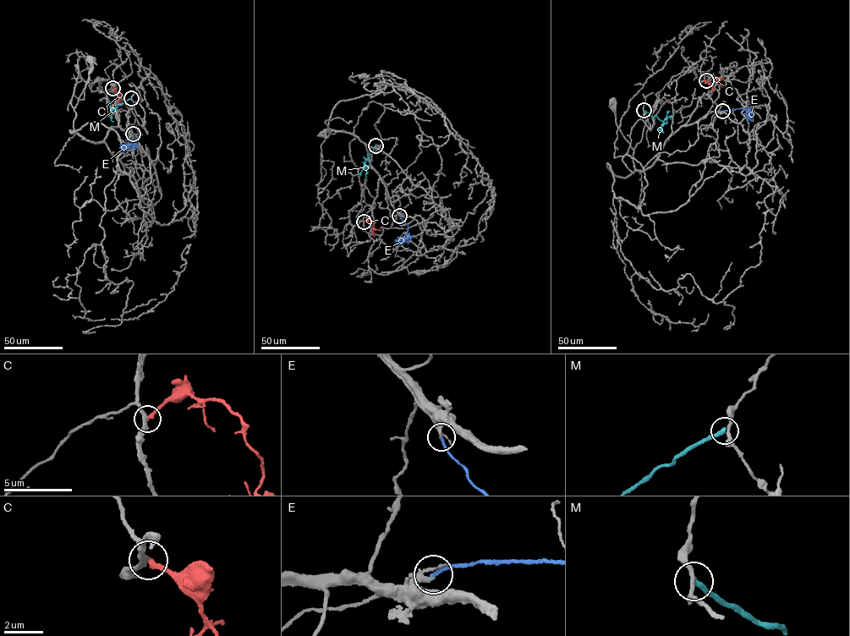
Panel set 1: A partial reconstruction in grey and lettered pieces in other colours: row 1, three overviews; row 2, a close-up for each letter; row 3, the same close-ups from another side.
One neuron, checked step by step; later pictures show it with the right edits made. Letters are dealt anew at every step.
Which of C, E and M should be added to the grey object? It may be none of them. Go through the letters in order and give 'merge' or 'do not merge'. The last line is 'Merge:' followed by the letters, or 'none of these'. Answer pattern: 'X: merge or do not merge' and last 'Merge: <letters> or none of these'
C: do not merge
E: merge
M: do not merge
Merge: E

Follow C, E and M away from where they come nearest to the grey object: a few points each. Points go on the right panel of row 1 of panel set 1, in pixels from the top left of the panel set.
C: (706, 80), (710, 84), (716, 80), (722, 87)
E: (722, 112), (745, 108), (748, 116)
M: (644, 110), (663, 122), (666, 120), (661, 127), (663, 132)

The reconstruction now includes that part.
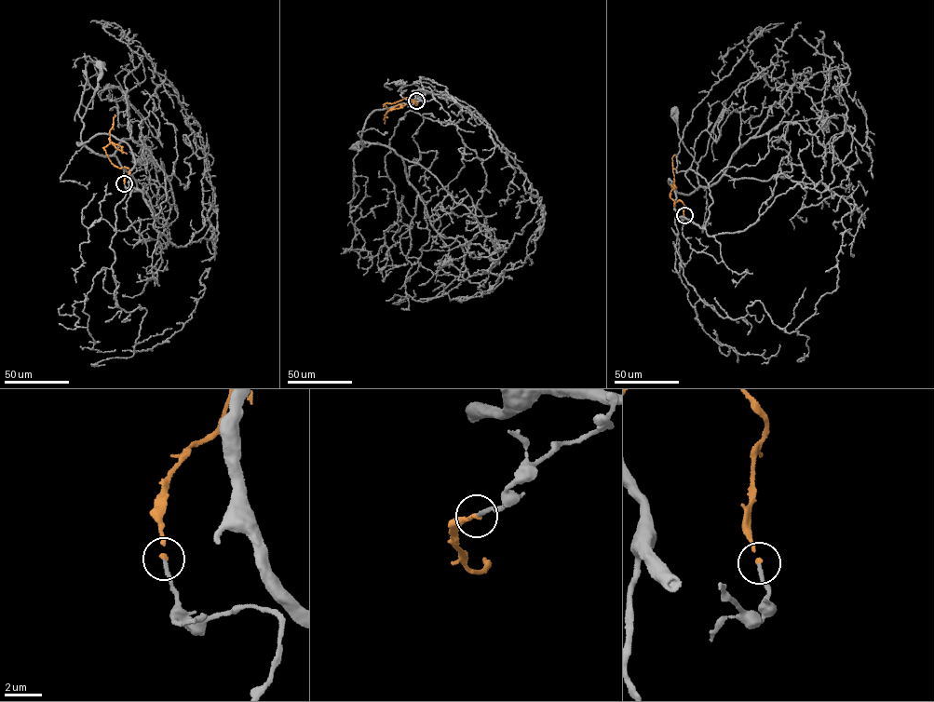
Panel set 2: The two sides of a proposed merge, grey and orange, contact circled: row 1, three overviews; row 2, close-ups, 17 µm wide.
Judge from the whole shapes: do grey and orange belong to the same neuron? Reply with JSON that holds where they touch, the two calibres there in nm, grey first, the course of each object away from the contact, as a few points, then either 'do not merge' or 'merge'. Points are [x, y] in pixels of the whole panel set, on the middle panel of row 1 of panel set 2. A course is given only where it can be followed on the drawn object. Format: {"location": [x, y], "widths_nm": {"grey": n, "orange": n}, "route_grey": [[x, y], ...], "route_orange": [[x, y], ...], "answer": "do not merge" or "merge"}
{"location": [416, 101], "widths_nm": {"grey": 190, "orange": 200}, "route_grey": [[416, 101], [435, 89], [470, 109], [421, 92], [372, 113], [366, 142], [354, 147]], "route_orange": [[416, 101], [416, 105], [405, 98], [392, 103], [386, 102], [384, 105], [388, 109], [385, 123]], "answer": "merge"}

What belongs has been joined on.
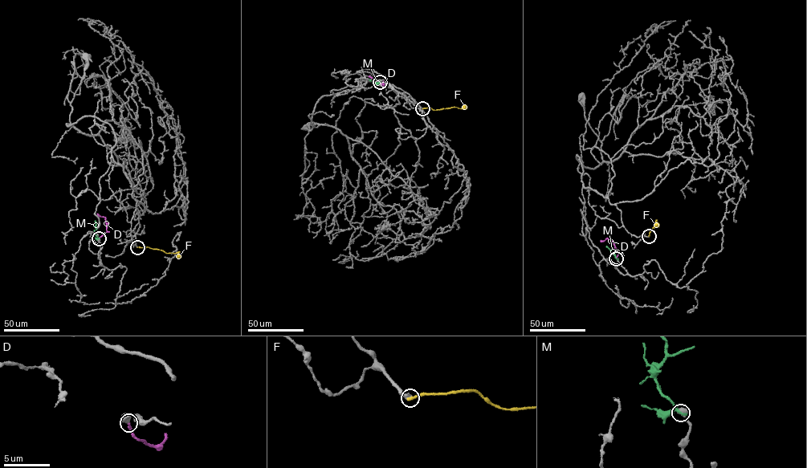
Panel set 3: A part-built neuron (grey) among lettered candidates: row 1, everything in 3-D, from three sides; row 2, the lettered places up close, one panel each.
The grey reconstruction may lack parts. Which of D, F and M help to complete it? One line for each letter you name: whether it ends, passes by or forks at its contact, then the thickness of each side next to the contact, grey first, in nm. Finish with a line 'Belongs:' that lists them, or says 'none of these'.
D: it ends | 600/160 nm
Belongs: D

